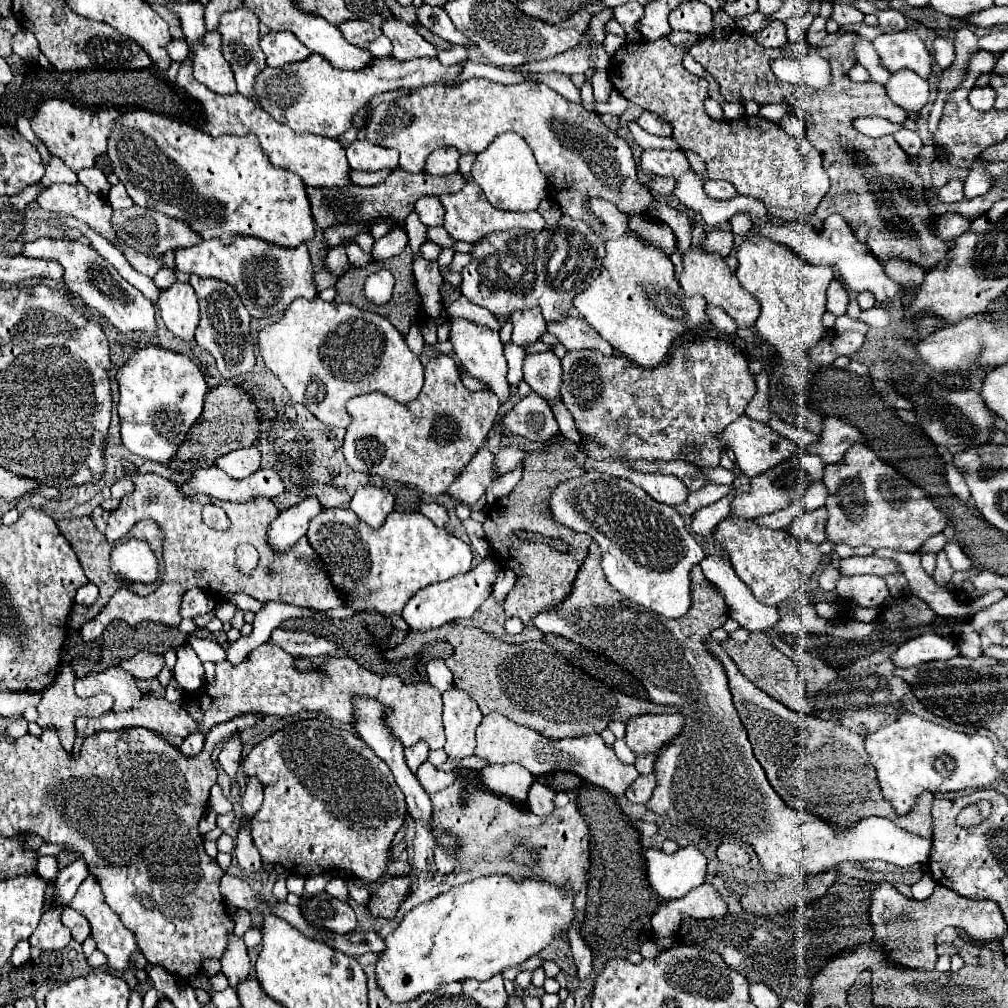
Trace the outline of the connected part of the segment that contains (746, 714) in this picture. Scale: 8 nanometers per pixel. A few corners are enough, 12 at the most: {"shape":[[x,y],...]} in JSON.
{"shape":[[721,648],[773,790],[841,828],[883,816],[932,838],[931,792],[899,816],[863,748],[749,682]]}

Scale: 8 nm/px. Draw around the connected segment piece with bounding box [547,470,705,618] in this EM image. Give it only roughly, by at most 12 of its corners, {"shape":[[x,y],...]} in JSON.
{"shape":[[623,478],[557,484],[553,520],[599,544],[617,592],[665,618],[705,558],[681,514]]}

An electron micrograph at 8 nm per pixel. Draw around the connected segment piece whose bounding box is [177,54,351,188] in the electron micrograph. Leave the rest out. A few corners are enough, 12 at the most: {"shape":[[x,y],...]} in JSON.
{"shape":[[177,86],[203,106],[203,132],[255,134],[277,168],[305,186],[351,184],[345,148],[295,134],[239,92]]}

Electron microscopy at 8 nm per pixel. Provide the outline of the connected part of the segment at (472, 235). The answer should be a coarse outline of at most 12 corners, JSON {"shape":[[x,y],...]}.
{"shape":[[471,180],[441,196],[443,228],[473,244],[489,232],[543,230],[537,210],[505,212]]}

